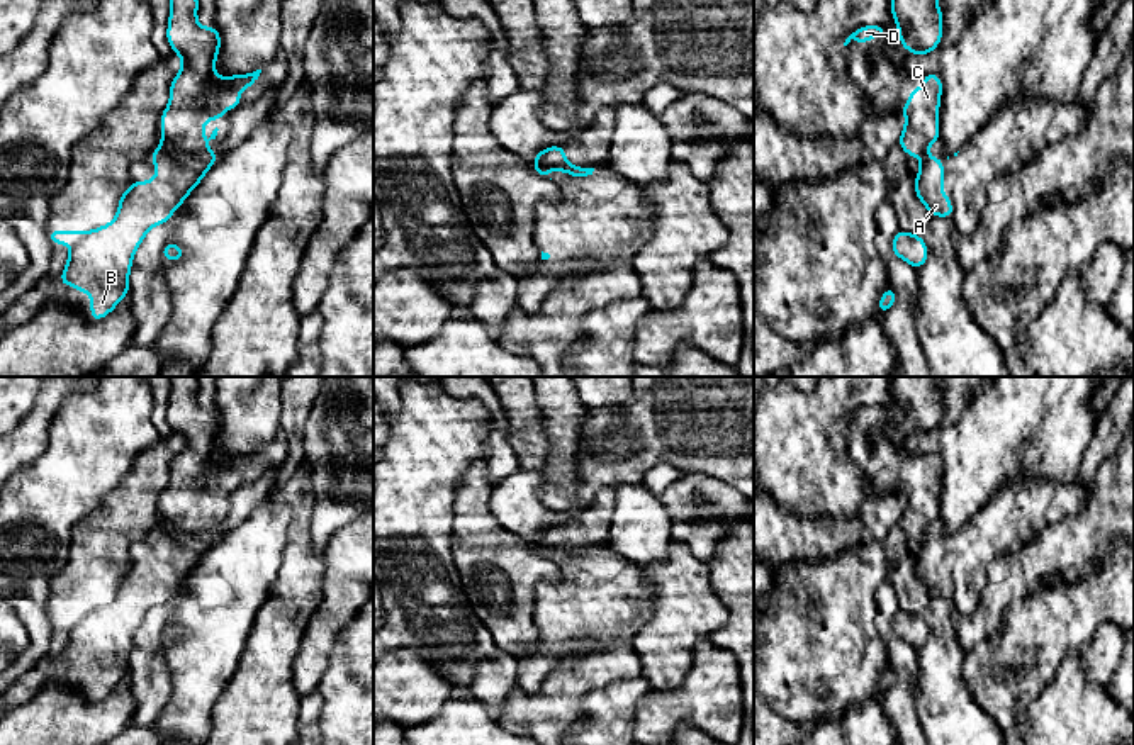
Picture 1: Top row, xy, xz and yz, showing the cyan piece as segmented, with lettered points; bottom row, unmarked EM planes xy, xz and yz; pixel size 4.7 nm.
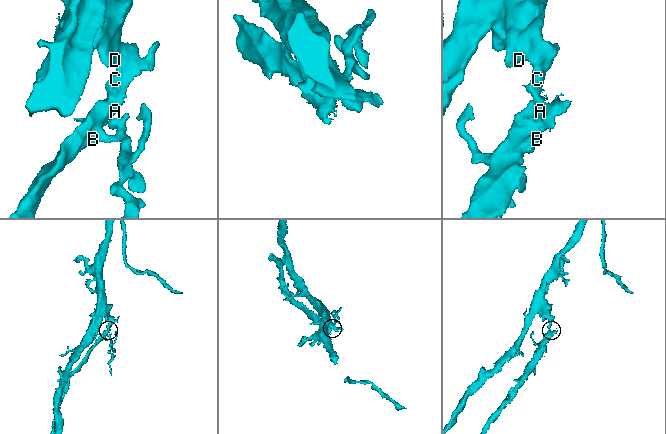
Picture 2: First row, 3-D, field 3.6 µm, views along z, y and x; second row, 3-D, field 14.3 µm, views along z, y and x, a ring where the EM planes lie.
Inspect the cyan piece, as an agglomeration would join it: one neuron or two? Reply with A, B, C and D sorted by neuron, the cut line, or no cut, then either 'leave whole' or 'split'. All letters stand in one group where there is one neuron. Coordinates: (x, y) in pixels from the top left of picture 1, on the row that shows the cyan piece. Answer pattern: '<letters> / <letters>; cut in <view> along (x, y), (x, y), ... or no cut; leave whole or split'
A B / C D; cut in xz along (533, 162), (569, 172), (581, 168); split

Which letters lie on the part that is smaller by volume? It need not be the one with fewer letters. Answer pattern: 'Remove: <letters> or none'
Remove: A, B

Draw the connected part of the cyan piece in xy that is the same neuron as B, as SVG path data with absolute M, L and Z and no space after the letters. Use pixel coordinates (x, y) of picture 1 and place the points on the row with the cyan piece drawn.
M160 144L151 153L154 178L129 185L112 222L93 231L48 231L53 244L71 246L61 285L90 294L92 321L129 294L132 256L146 232L171 219L217 160L214 149L188 153Z

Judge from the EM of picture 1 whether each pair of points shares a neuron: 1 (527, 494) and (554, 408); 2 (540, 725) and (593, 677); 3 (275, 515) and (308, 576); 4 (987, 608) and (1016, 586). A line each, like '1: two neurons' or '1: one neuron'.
1: two neurons
2: one neuron
3: two neurons
4: one neuron

